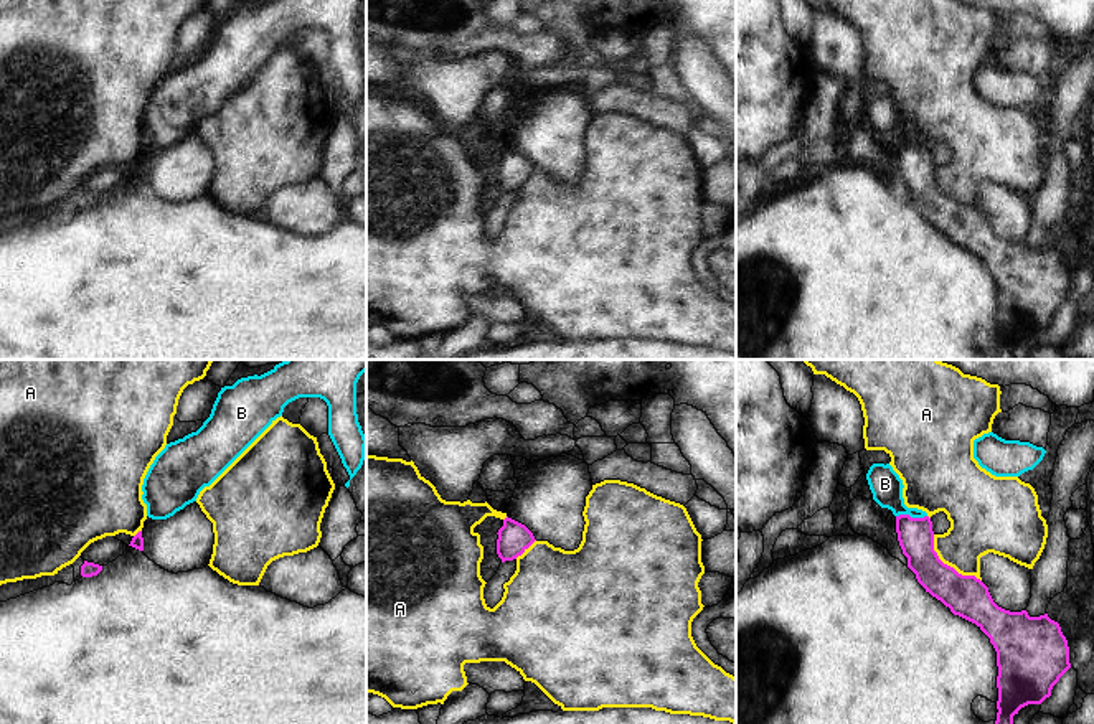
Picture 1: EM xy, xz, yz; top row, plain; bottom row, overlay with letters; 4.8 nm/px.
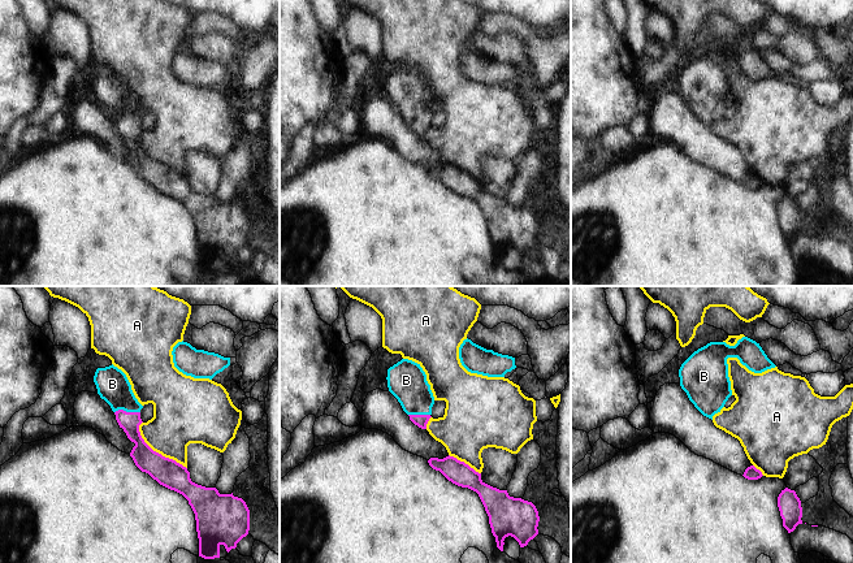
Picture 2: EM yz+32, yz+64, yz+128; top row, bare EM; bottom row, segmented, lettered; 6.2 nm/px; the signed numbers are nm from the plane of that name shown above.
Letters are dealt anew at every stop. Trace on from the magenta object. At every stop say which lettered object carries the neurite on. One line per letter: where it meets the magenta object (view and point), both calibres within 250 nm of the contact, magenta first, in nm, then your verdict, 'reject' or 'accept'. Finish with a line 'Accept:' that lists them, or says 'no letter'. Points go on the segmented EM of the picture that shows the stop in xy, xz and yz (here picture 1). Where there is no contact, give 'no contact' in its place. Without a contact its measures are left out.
A: yz (949, 566) | 200/280 nm | reject
B: yz (910, 517) | 180/160 nm | accept
Accept: B

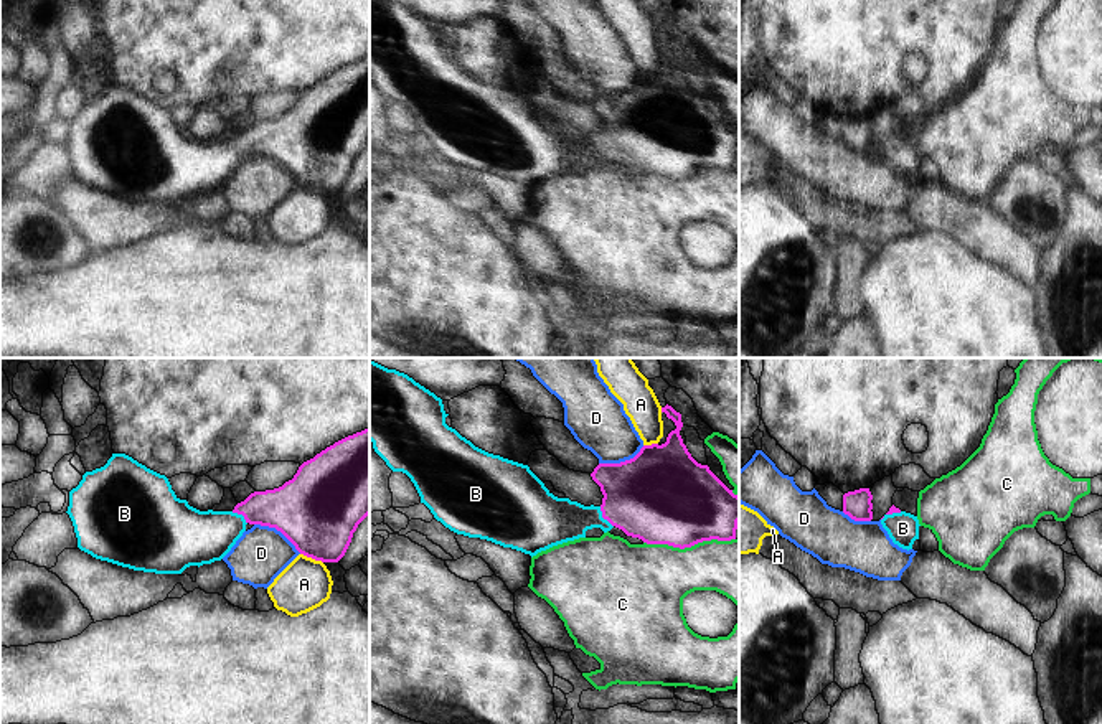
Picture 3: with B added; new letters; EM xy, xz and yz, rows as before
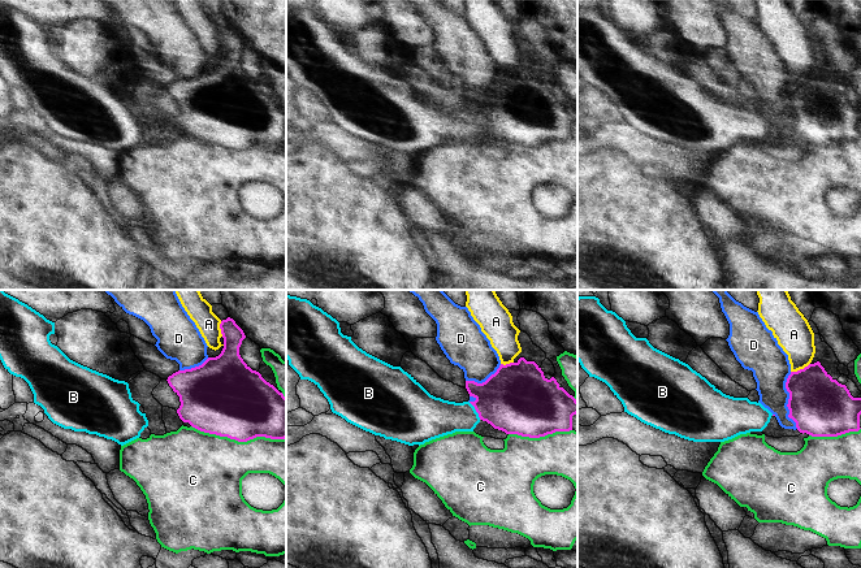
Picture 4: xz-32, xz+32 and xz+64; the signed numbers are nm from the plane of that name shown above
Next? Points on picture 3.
A: xy (312, 558) | 400/240 nm | reject
B: xz (602, 517) | 420/240 nm | accept
C: xz (688, 546) | 440/360 nm | reject
D: xy (277, 530) | 400/260 nm | reject
Accept: B

